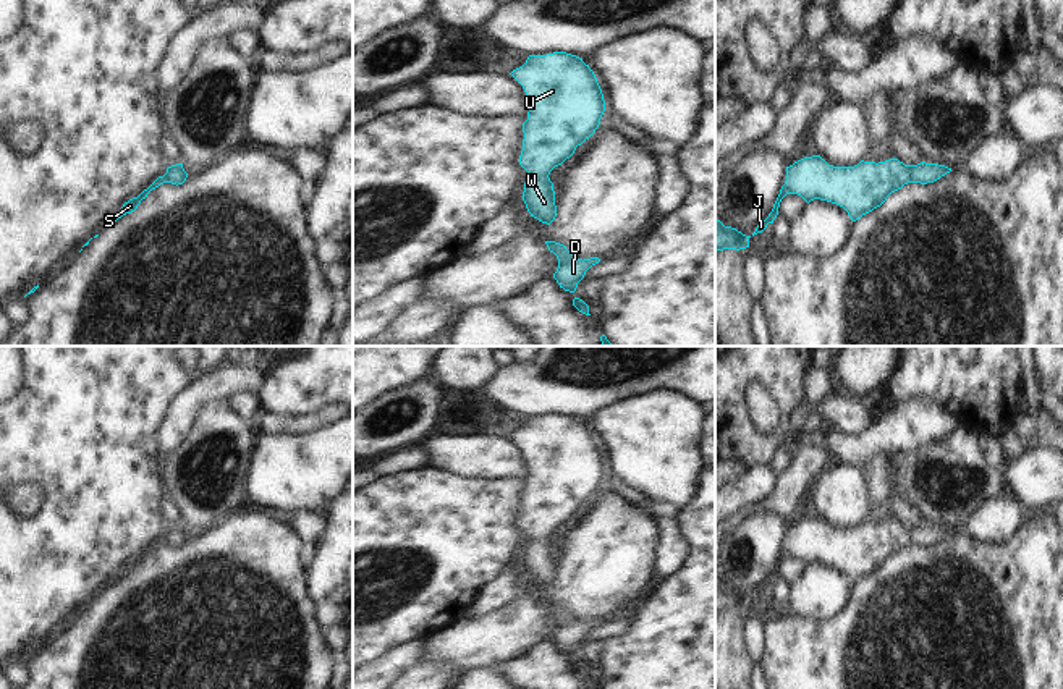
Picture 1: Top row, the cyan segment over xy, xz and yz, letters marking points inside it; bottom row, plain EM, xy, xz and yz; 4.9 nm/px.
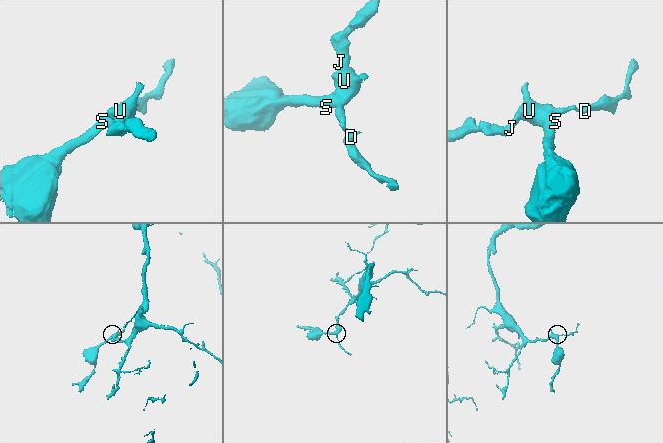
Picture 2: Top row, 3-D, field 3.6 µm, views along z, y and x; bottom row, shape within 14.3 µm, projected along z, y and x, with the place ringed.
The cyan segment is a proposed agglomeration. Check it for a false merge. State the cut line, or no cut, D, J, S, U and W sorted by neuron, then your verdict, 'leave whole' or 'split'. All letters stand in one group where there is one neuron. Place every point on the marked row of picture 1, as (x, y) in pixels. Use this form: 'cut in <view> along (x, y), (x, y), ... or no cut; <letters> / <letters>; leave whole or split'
no cut; D J S U W; leave whole

